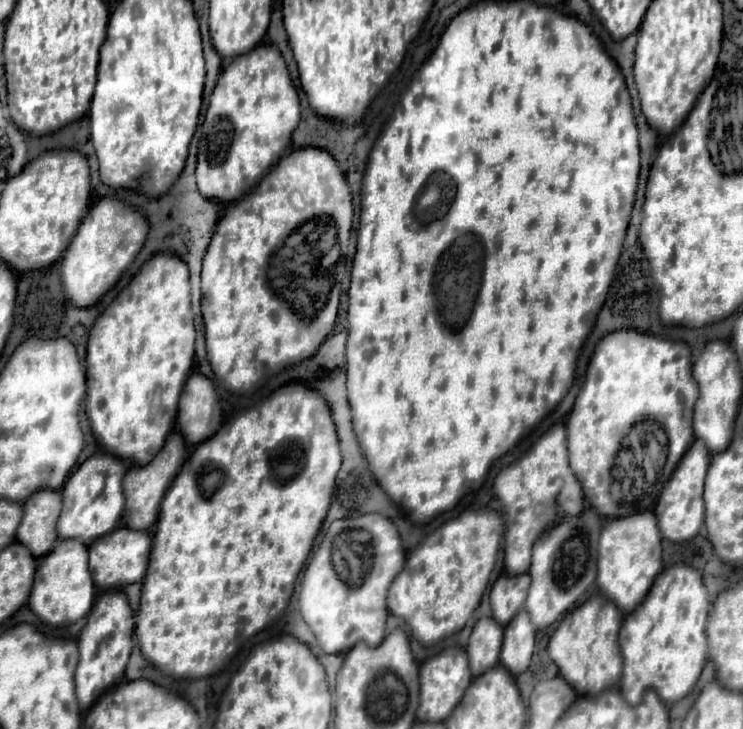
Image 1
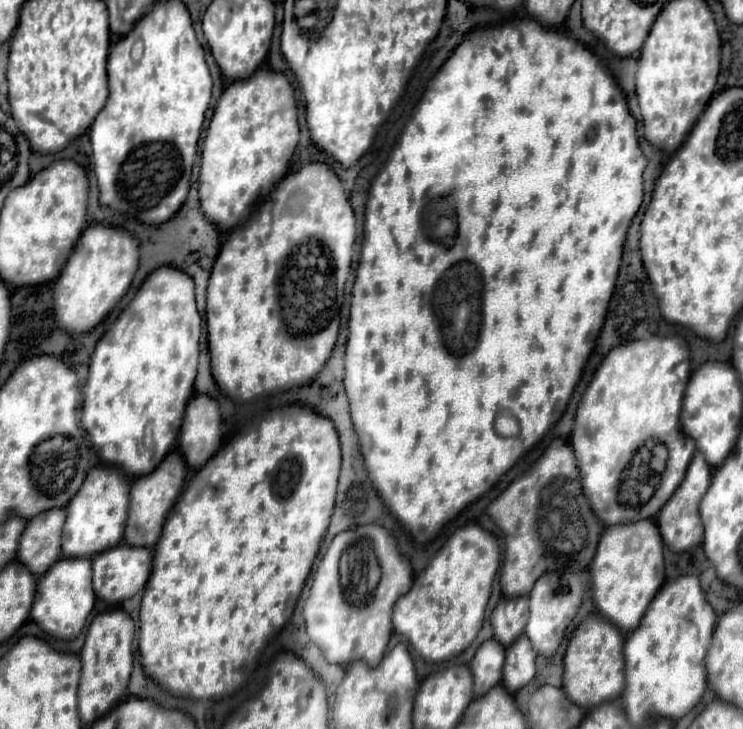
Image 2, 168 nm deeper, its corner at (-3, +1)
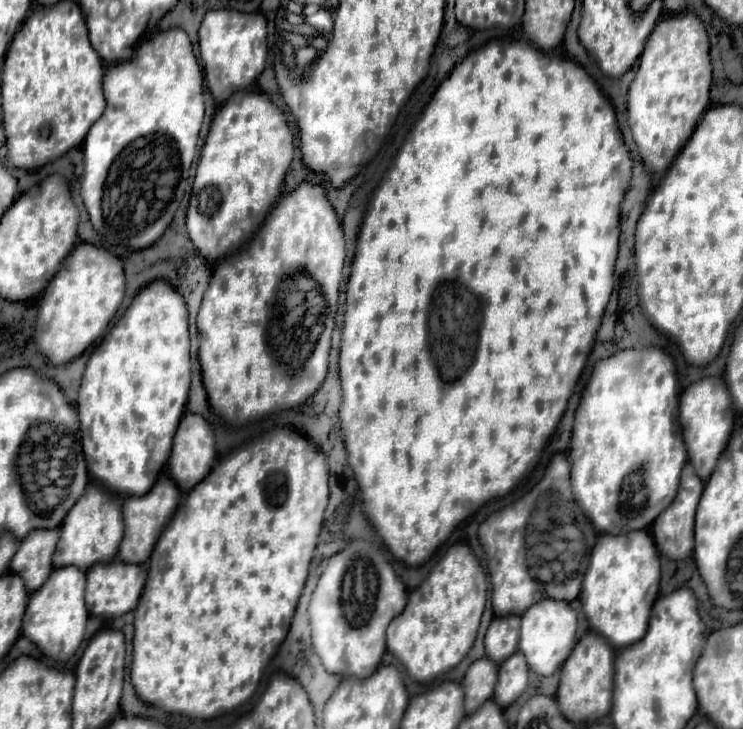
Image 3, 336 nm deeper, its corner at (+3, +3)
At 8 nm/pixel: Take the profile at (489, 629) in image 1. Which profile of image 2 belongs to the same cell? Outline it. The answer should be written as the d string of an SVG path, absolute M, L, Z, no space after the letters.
M488 639L478 647L474 659L470 661L476 697L484 695L488 689L492 689L496 683L500 683L504 653L506 653L506 649L500 649L500 645L496 645L496 639Z

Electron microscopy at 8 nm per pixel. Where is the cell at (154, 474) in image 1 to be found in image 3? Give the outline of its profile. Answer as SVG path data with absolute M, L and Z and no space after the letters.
M160 479L146 495L142 497L128 497L124 499L122 515L124 515L124 539L118 551L118 561L122 563L146 563L152 555L154 543L158 541L160 533L164 531L166 523L174 515L178 507L180 491L172 479Z

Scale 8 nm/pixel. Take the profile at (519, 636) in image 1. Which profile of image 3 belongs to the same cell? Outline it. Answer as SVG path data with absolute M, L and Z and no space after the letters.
M514 653L498 671L498 683L494 691L494 703L502 709L512 705L526 689L528 683L528 665L522 653Z

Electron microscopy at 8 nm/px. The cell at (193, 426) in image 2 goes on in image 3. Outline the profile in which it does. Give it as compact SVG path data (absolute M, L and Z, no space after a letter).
M186 413L178 425L178 431L174 435L174 445L172 445L172 455L170 455L170 461L168 461L168 471L170 471L170 477L174 479L174 483L178 483L180 491L192 491L212 469L212 463L214 463L214 455L216 455L216 449L214 449L214 435L208 427L208 423L200 417L200 415L192 415L192 413Z

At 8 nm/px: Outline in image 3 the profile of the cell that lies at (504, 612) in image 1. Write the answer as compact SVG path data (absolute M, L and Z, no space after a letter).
M506 615L506 617L494 617L484 639L486 657L500 665L504 659L514 655L518 651L518 639L520 639L520 617L518 615Z

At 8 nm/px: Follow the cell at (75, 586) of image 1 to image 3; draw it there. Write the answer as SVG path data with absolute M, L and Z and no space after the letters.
M62 567L54 569L48 581L38 591L30 593L22 635L54 661L68 661L84 641L88 621L88 611L84 605L84 587L86 587L84 571L78 571L78 567Z

